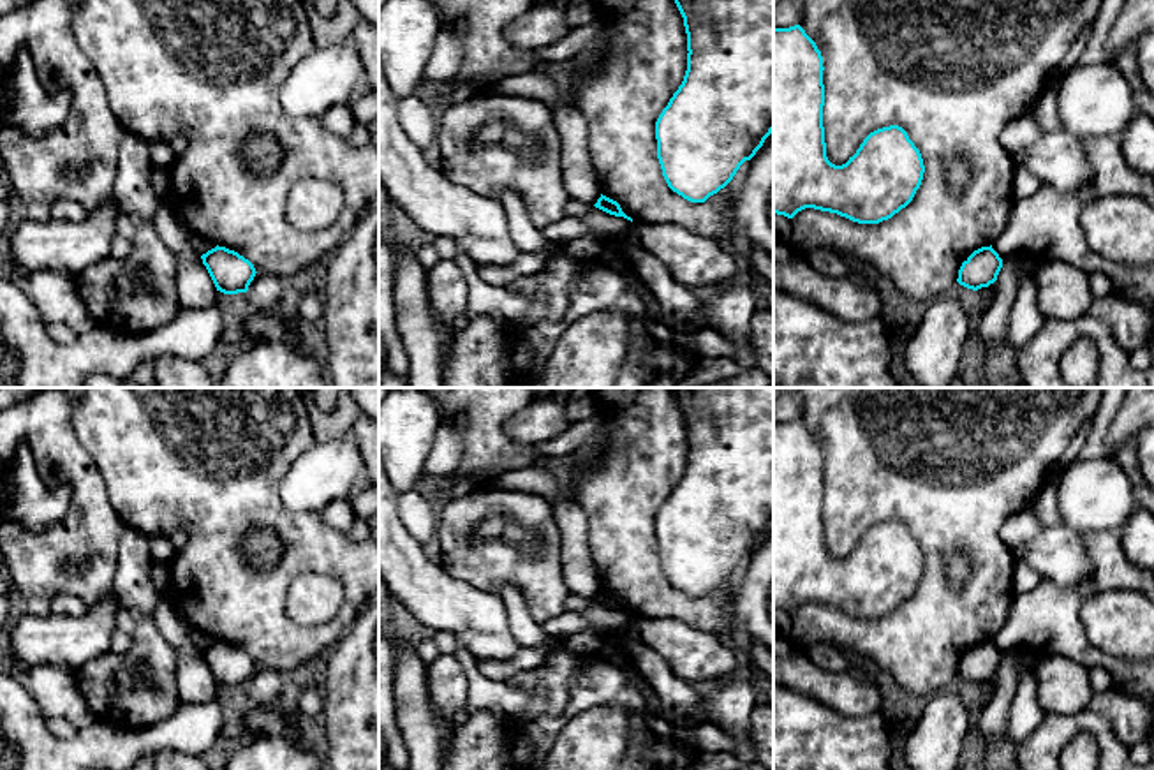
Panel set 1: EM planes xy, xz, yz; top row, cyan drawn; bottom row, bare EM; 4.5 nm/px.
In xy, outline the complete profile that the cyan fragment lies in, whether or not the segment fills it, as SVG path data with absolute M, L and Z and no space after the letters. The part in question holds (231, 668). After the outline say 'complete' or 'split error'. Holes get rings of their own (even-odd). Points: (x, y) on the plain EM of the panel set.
M215 641L201 650L217 685L224 689L247 687L255 671L254 659L234 645Z; complete

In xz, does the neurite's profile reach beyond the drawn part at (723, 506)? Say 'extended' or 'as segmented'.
as segmented

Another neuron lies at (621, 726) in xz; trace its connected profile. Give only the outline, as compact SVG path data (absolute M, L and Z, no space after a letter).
M597 707L559 733L543 759L532 763L532 749L523 737L506 733L502 761L506 768L525 770L620 770L624 756L636 749L640 726L624 707Z

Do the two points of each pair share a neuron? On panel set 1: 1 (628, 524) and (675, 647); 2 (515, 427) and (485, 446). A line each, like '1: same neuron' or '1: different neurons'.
1: different neurons
2: different neurons

